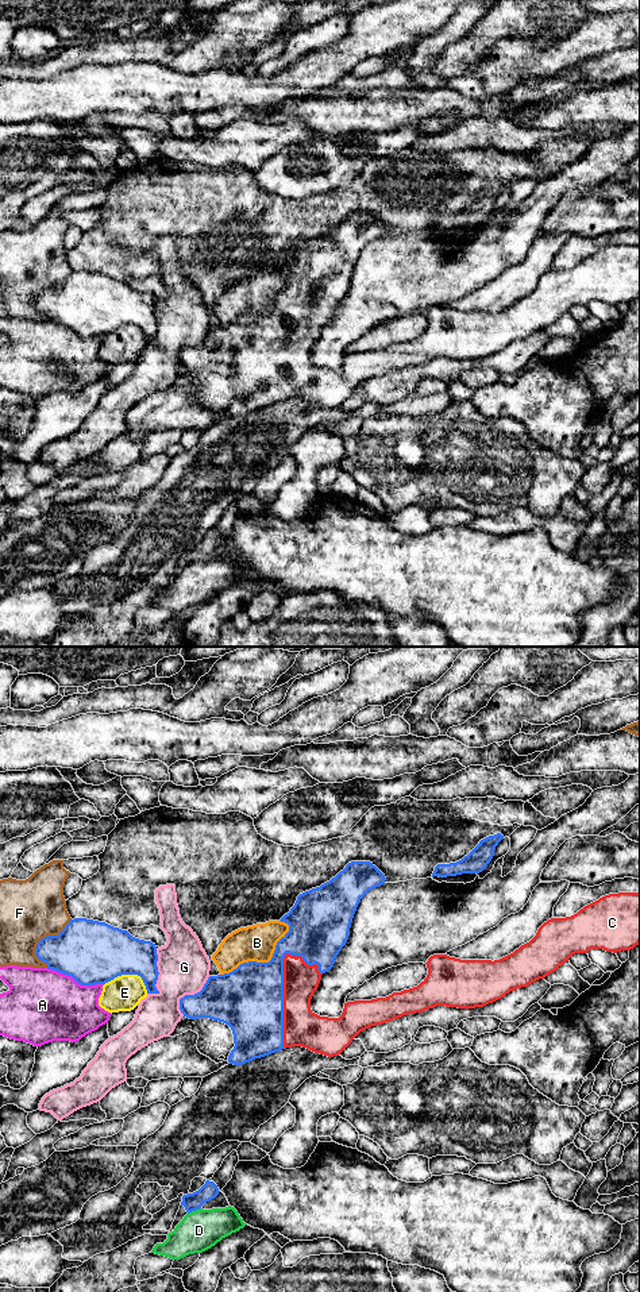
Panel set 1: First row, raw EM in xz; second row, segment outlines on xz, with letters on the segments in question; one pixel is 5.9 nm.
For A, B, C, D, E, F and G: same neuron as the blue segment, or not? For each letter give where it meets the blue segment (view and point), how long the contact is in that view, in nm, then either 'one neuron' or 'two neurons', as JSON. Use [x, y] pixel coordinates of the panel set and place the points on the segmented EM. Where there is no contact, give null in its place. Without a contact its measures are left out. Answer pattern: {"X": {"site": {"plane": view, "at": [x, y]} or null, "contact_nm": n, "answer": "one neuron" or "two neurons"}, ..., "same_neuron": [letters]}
{"A": {"site": {"plane": "xz", "at": [76, 980]}, "contact_nm": 360, "answer": "two neurons"}, "B": {"site": {"plane": "xz", "at": [262, 963]}, "contact_nm": 500, "answer": "two neurons"}, "C": {"site": {"plane": "xz", "at": [282, 1001]}, "contact_nm": 600, "answer": "one neuron"}, "D": {"site": {"plane": "xz", "at": [193, 1210]}, "contact_nm": 90, "answer": "two neurons"}, "E": {"site": {"plane": "xz", "at": [130, 974]}, "contact_nm": 280, "answer": "two neurons"}, "F": {"site": {"plane": "xz", "at": [42, 938]}, "contact_nm": 320, "answer": "two neurons"}, "G": {"site": {"plane": "xz", "at": [157, 976]}, "contact_nm": 280, "answer": "two neurons"}, "same_neuron": ["C"]}

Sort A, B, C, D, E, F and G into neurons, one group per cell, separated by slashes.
A / B F / C / D / E / G

